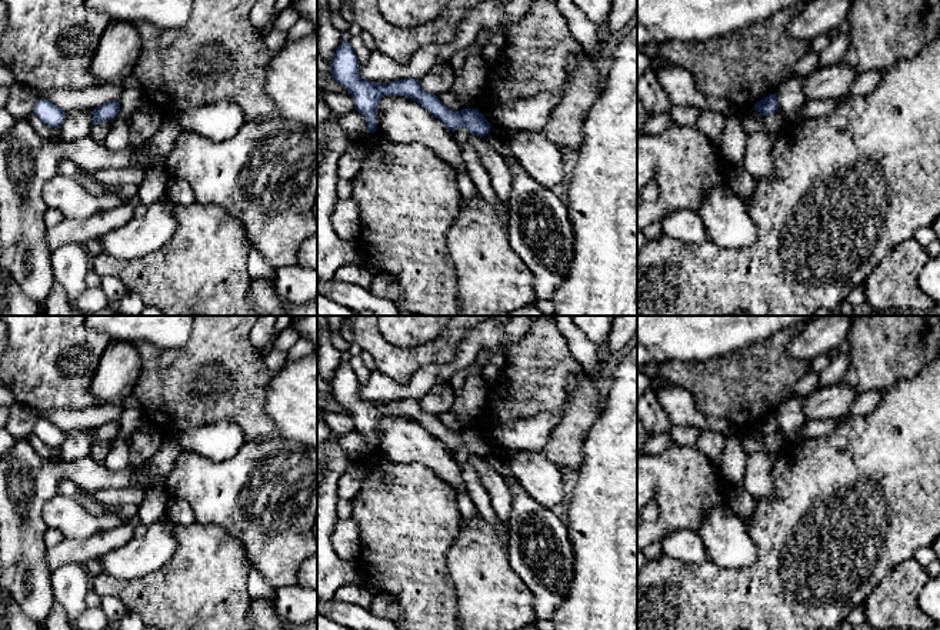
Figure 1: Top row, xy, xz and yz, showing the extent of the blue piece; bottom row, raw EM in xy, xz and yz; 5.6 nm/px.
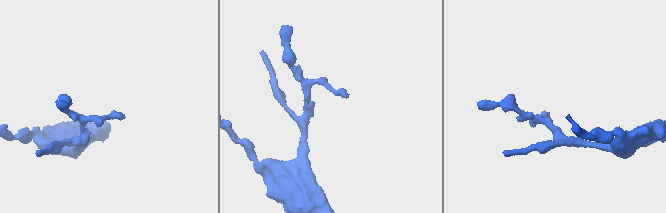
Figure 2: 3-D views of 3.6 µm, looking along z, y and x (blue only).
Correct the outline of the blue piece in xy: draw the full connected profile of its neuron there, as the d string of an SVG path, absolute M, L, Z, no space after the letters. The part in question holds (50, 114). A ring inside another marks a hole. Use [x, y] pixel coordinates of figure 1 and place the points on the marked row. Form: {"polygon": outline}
{"polygon": "M40 99L33 113L49 127L60 127L66 116L66 110L54 106L46 99Z"}

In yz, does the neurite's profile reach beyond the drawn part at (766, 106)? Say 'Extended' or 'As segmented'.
As segmented

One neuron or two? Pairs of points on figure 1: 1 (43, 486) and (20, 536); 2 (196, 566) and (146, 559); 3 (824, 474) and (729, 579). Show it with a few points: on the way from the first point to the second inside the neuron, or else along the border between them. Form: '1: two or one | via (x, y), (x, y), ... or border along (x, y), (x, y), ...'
1: one | via (33, 499), (30, 503), (30, 519), (26, 523)
2: two | border along (173, 529), (174, 554), (160, 567), (137, 577)
3: one | via (809, 504), (790, 526), (780, 546), (759, 567)

